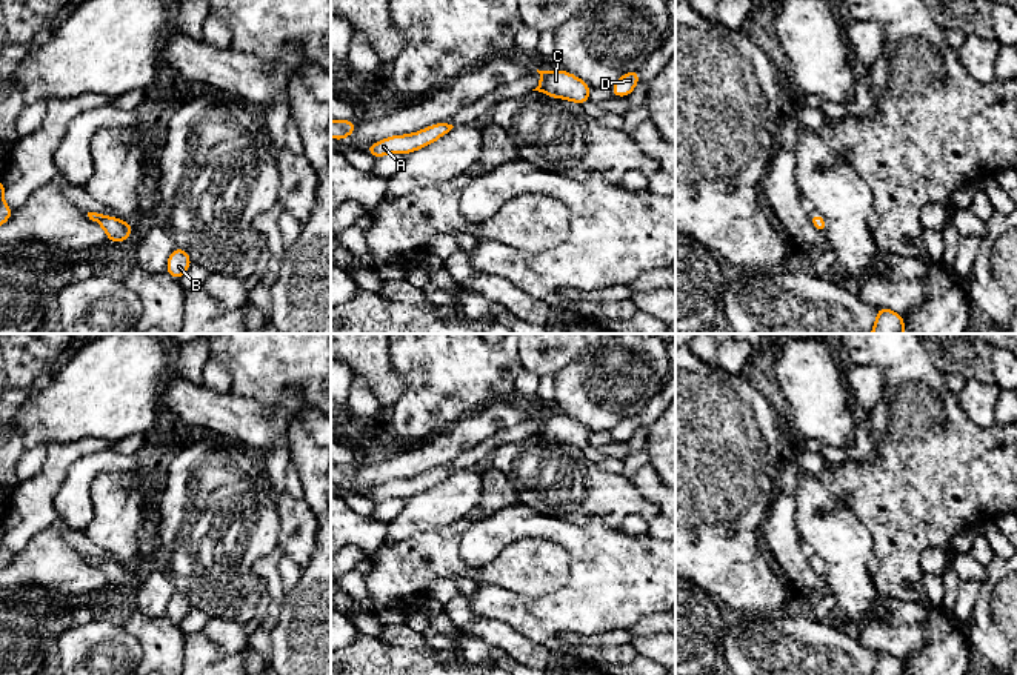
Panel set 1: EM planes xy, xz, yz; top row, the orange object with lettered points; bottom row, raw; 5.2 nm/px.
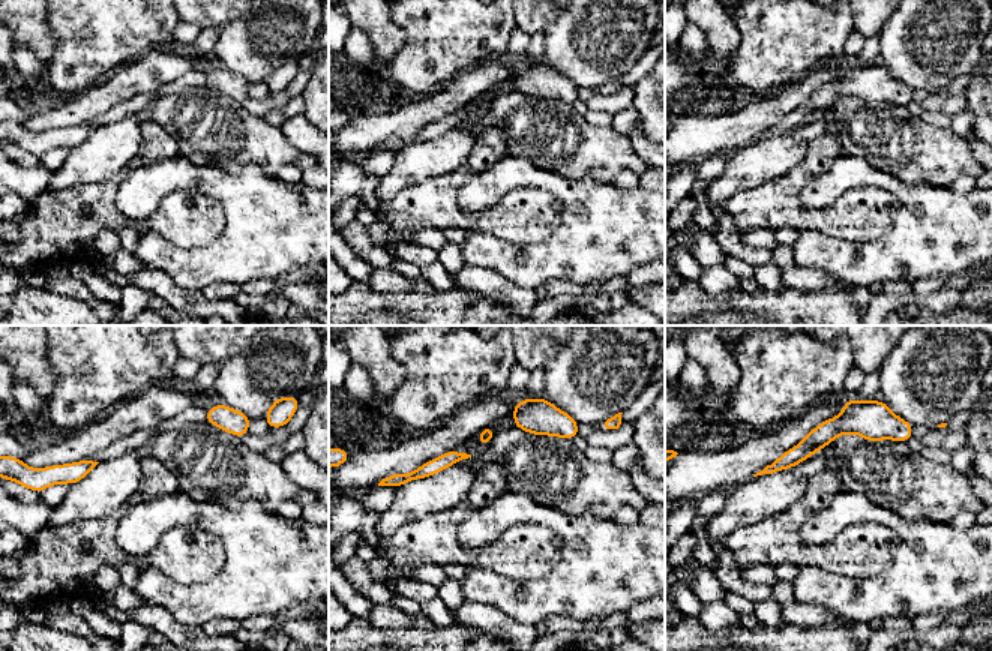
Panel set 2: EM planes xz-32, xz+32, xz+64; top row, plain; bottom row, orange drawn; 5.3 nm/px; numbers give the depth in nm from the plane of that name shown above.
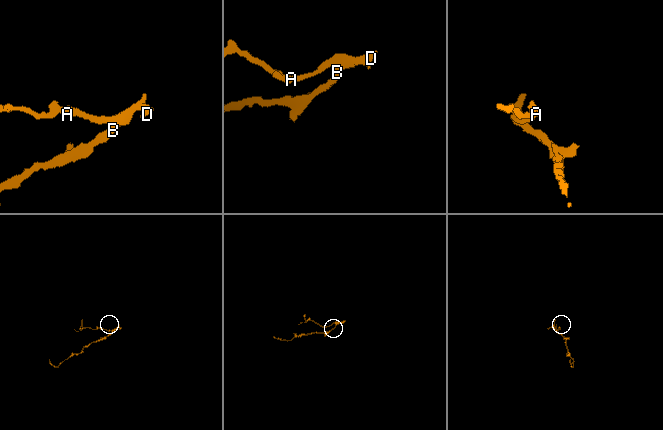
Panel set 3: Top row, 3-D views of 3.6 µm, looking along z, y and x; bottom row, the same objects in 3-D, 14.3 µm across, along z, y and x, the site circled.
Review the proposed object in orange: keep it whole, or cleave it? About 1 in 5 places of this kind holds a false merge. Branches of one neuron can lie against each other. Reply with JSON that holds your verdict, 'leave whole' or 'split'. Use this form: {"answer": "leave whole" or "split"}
{"answer": "leave whole"}

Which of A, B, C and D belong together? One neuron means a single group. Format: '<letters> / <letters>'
A B C D

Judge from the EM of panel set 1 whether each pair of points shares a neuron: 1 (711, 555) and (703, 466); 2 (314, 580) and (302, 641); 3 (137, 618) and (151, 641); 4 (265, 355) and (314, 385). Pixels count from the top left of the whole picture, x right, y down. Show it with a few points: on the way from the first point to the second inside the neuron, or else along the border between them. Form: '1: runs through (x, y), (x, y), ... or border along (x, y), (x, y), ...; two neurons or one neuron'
1: runs through (708, 534), (703, 526), (703, 488); one neuron
2: runs through (314, 595), (314, 626); one neuron
3: runs through (140, 625), (151, 635); one neuron
4: runs through (277, 355), (285, 355), (302, 372); one neuron

